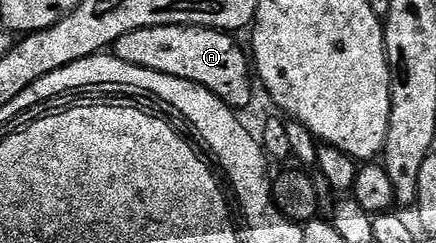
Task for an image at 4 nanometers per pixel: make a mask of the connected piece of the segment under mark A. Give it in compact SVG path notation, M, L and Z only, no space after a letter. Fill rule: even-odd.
M167 24L130 30L122 34L114 45L114 55L130 66L142 66L146 70L158 70L158 74L170 74L174 78L186 78L213 92L232 109L241 110L252 100L254 68L247 51L240 49L235 35L219 28L199 28L196 24Z

